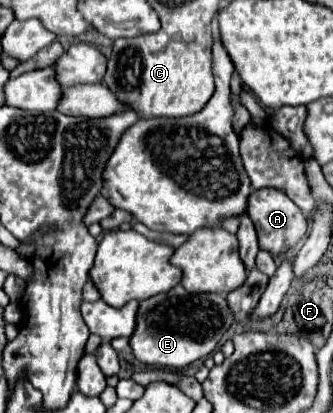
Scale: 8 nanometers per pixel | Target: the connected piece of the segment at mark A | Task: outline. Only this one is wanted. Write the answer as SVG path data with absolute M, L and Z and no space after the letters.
M259 189L253 191L247 203L247 215L251 217L255 231L259 235L259 247L269 253L283 253L289 247L297 245L307 233L307 219L303 211L279 189Z

